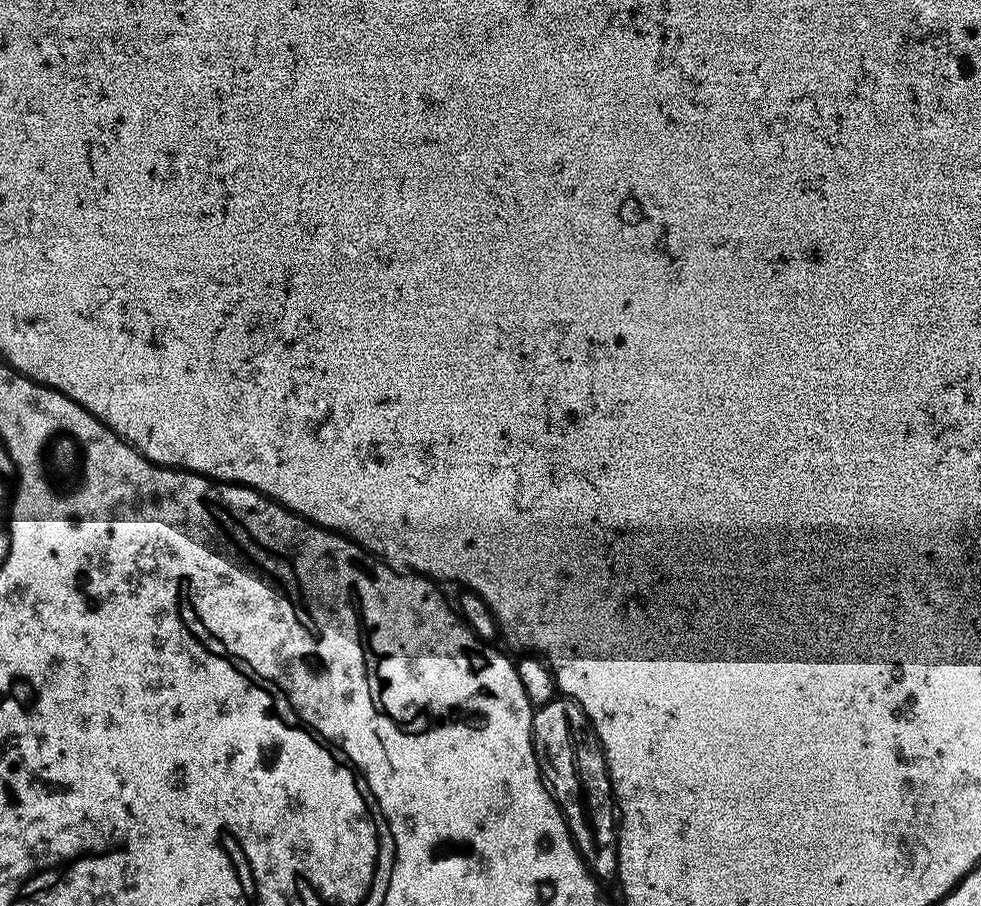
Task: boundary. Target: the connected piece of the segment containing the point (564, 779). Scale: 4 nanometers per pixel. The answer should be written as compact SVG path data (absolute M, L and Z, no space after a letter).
M554 698L549 704L541 704L532 714L532 745L534 758L538 762L540 777L554 798L554 802L564 815L566 826L572 835L574 846L580 852L587 868L592 868L593 858L599 855L596 850L596 838L591 822L585 812L584 794L580 788L578 758L575 757L574 732L574 704L567 698Z

